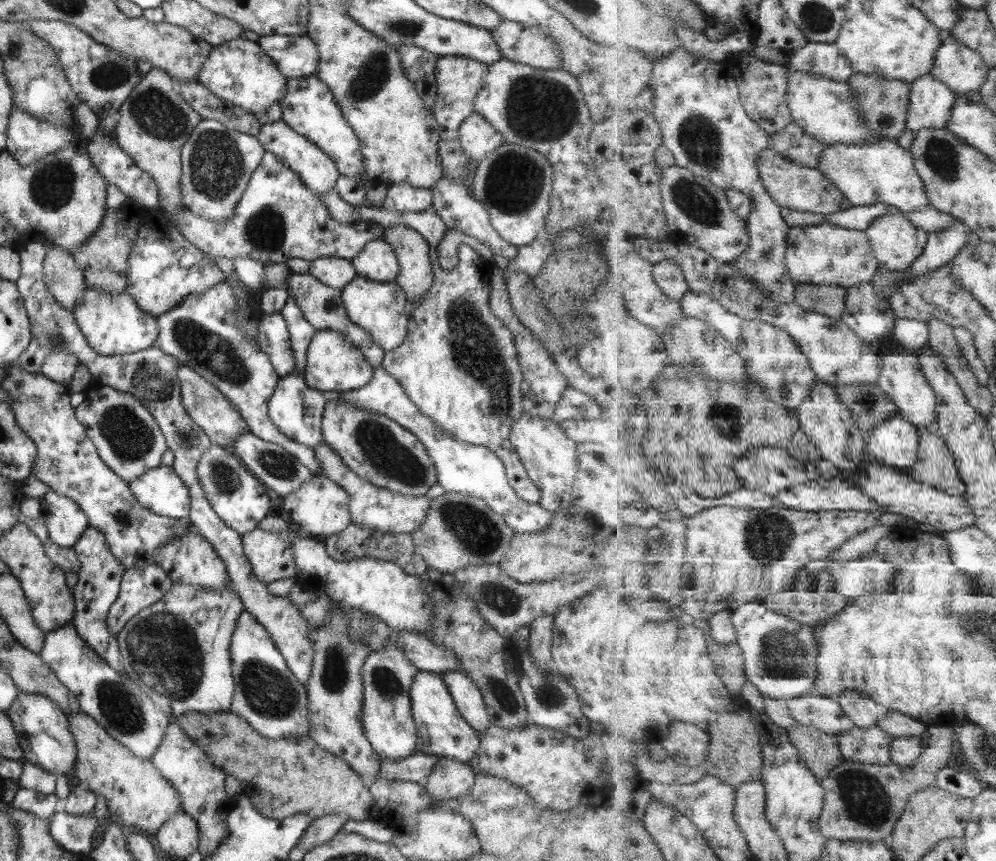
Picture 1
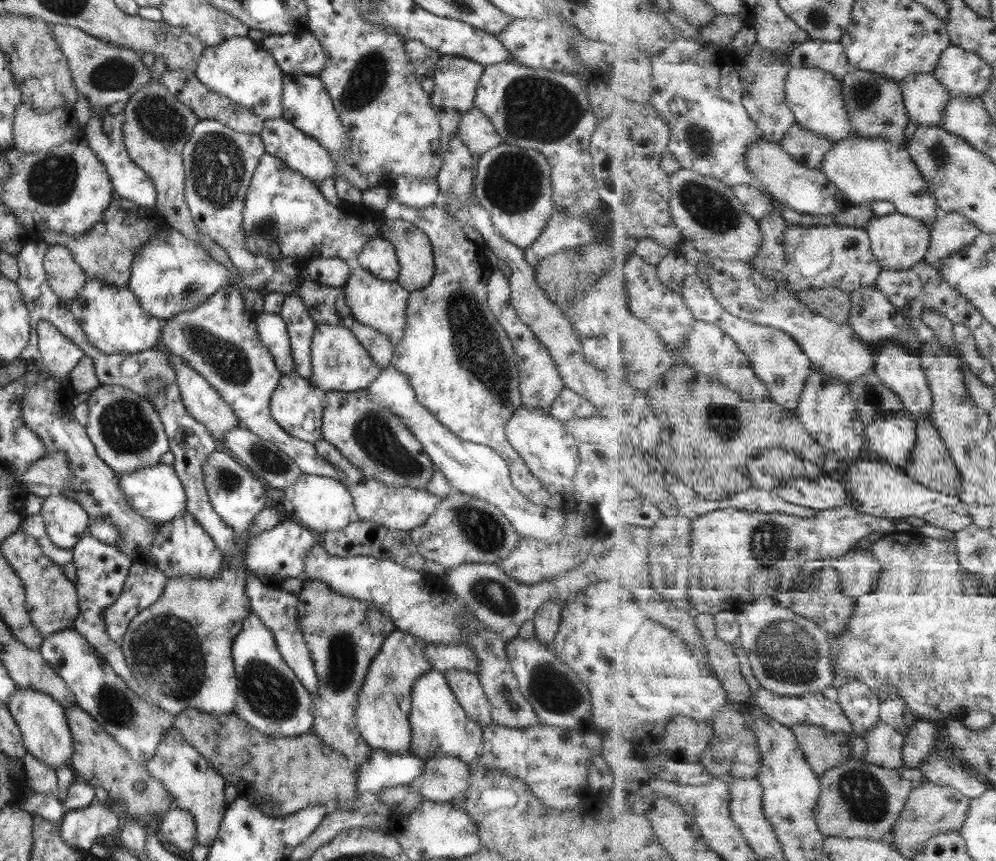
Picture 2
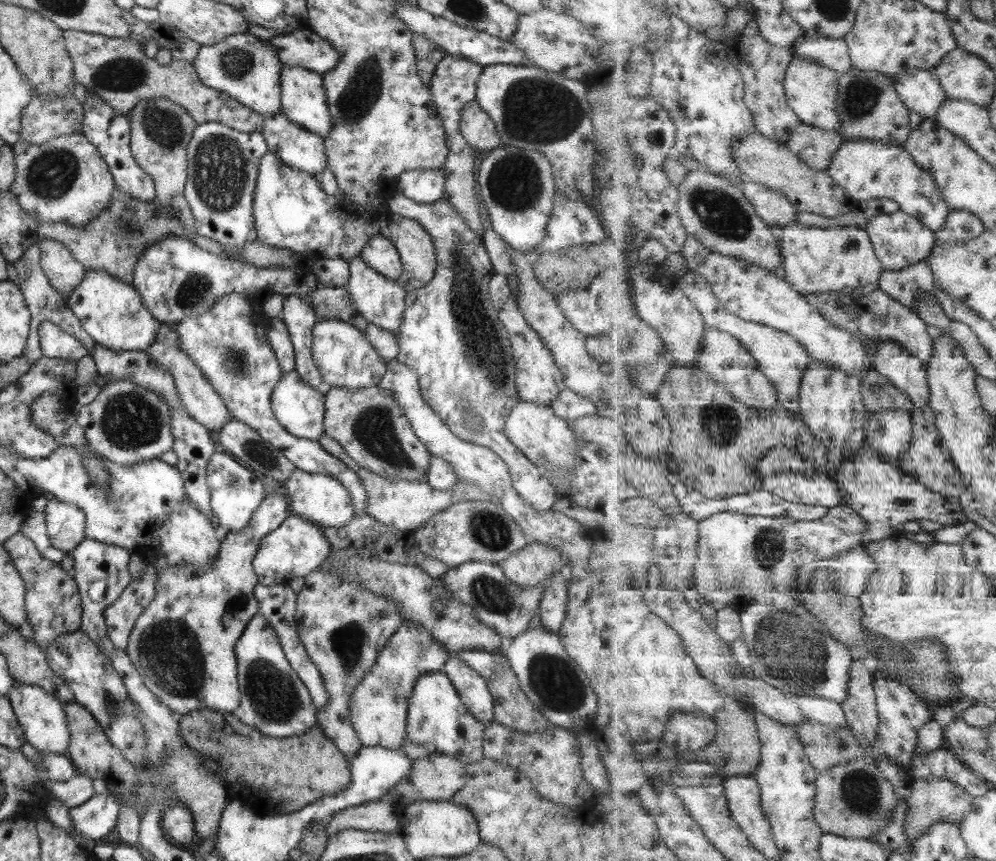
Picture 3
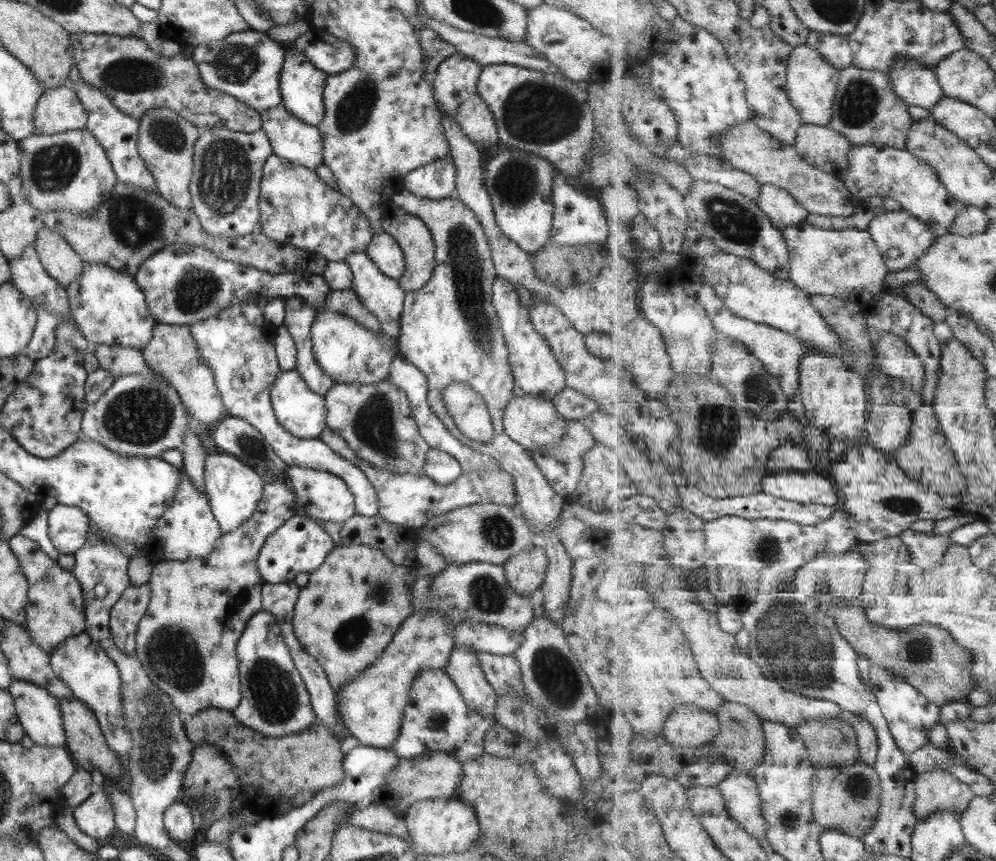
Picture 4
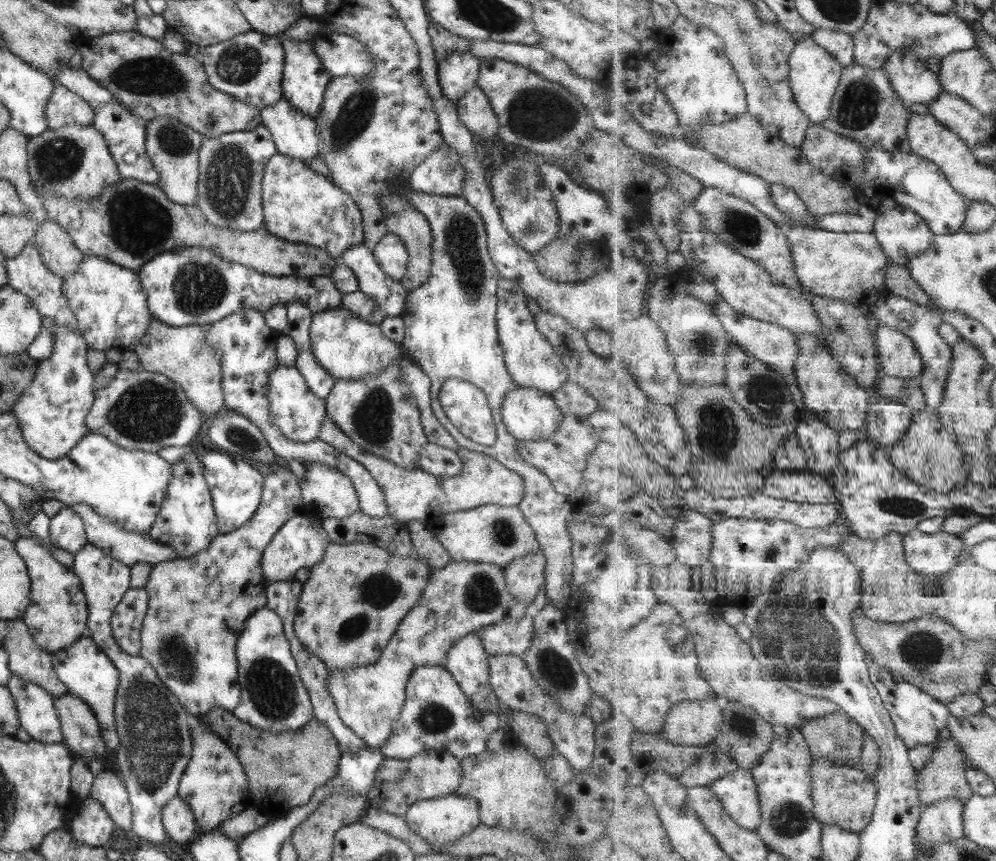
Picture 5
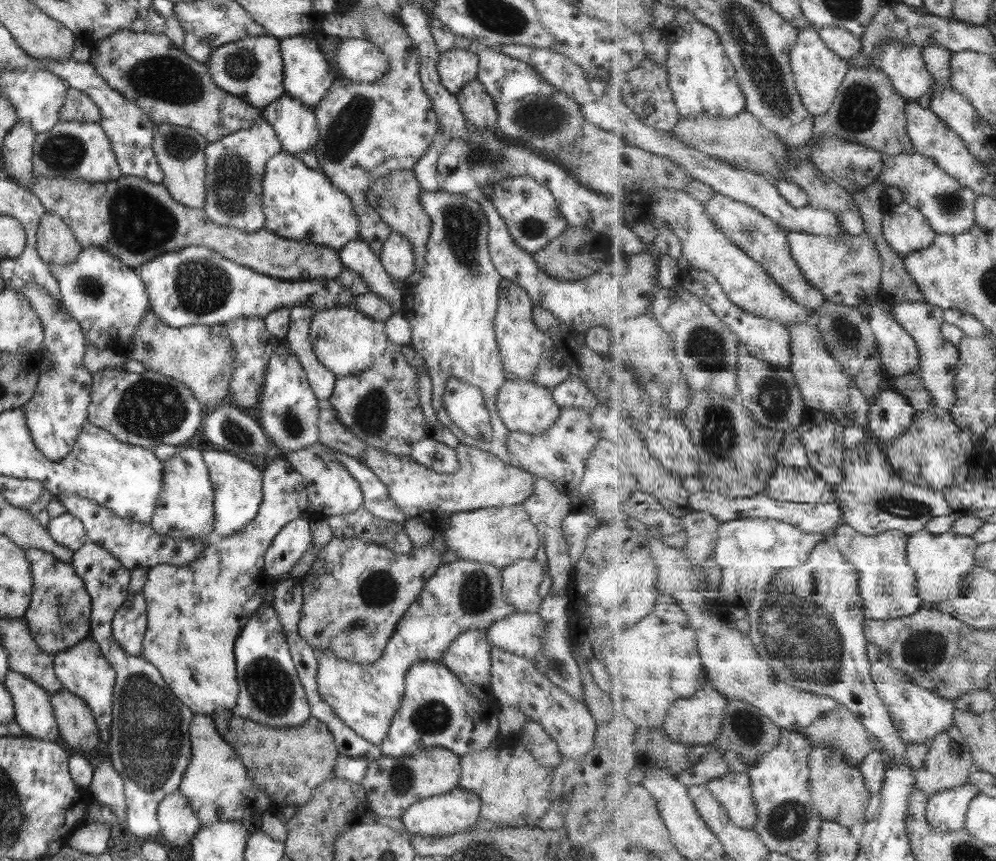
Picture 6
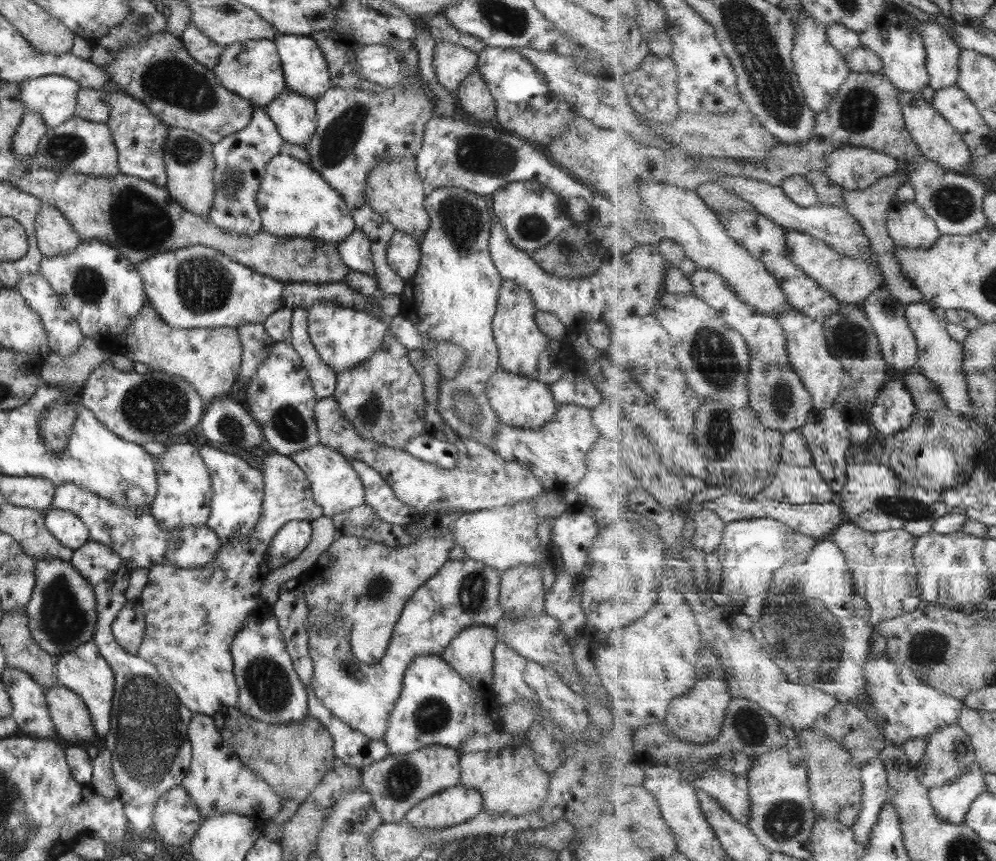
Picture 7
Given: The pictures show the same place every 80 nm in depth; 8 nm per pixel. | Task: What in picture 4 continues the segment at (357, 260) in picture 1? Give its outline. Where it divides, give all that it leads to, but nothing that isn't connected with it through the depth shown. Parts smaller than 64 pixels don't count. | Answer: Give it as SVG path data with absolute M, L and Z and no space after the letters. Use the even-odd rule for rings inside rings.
M384 231L374 234L366 244L364 253L381 274L397 280L404 269L404 258L395 239Z

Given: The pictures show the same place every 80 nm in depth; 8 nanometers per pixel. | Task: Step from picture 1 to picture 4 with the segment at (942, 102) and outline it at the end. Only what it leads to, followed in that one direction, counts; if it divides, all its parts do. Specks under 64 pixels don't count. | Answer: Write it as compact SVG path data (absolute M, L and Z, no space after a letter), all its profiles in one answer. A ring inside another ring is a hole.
M899 59L889 74L894 91L907 106L931 112L945 95L935 70L921 64Z

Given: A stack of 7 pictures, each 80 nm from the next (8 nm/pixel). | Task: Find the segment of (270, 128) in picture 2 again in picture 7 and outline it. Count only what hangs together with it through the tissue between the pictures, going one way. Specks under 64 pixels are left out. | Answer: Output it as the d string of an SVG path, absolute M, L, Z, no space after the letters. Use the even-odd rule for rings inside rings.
M283 88L264 110L286 144L304 147L313 136L317 120L315 100Z

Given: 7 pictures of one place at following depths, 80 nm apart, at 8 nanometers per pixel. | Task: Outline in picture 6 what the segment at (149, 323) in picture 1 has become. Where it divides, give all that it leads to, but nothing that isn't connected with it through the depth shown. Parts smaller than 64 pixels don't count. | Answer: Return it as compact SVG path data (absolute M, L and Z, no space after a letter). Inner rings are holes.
M88 246L82 248L75 262L67 266L50 266L59 287L62 308L77 322L84 340L95 349L107 349L111 342L125 336L129 340L149 310L148 294L136 269L123 266L108 252Z

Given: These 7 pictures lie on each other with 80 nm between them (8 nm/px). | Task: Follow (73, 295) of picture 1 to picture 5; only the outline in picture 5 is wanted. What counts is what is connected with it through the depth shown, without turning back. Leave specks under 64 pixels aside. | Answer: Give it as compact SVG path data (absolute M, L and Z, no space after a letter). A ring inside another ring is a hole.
M54 220L43 221L35 229L32 241L41 262L51 274L63 279L79 268L83 259L81 252Z

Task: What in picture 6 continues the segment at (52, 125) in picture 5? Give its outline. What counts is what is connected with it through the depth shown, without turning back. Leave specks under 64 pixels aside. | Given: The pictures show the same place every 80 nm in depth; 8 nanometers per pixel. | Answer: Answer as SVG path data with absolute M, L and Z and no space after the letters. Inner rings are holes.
M67 87L63 106L59 110L59 122L99 123L101 113L86 94Z

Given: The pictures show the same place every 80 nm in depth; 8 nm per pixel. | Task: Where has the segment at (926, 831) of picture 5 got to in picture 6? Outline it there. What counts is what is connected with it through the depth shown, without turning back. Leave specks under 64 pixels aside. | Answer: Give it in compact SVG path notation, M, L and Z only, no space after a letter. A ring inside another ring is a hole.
M970 780L965 786L938 792L929 799L927 806L927 820L933 828L938 830L963 830L966 828L966 814L971 800L980 792Z

